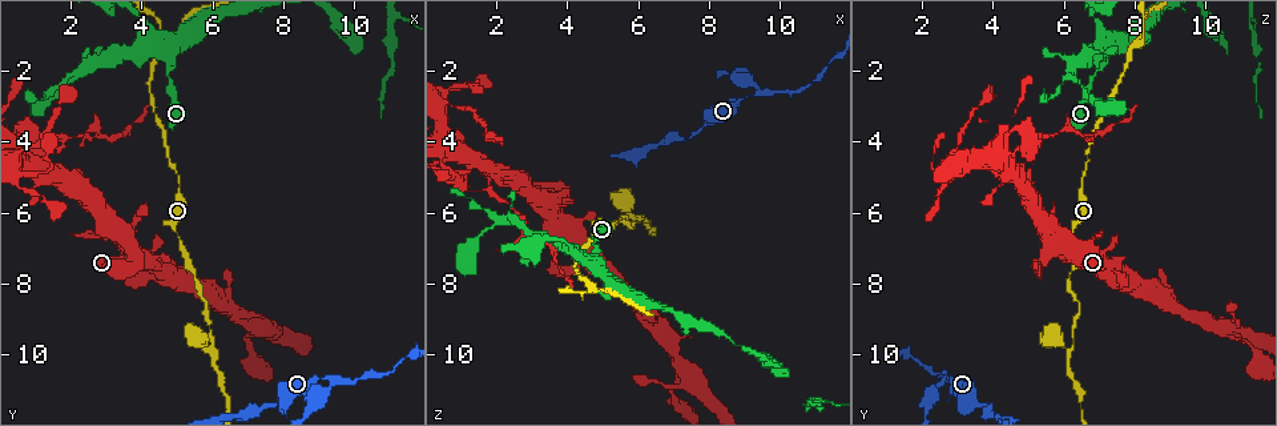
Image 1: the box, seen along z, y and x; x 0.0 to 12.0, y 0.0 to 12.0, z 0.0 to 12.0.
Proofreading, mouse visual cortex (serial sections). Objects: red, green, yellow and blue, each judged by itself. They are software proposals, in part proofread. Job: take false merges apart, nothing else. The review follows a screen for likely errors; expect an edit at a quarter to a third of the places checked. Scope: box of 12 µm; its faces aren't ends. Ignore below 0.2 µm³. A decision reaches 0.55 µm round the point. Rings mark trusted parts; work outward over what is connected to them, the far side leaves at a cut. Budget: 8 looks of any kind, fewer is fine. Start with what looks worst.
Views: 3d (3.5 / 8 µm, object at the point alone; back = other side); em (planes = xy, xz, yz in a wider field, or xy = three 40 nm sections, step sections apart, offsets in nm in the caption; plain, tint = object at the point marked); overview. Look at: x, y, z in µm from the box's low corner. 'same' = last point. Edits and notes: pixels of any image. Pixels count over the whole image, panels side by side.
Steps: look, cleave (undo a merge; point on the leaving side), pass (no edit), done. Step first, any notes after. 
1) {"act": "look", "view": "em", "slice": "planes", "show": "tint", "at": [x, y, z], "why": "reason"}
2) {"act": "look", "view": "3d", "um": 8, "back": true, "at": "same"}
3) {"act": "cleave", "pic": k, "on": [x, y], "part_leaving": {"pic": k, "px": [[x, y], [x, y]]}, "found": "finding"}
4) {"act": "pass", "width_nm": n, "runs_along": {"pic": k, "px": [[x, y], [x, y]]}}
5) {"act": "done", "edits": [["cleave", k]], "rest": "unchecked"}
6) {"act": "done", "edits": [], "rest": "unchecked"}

{"act": "look", "view": "3d", "um": 8, "back": true, "at": [9.4, 10.6, 2.6]}

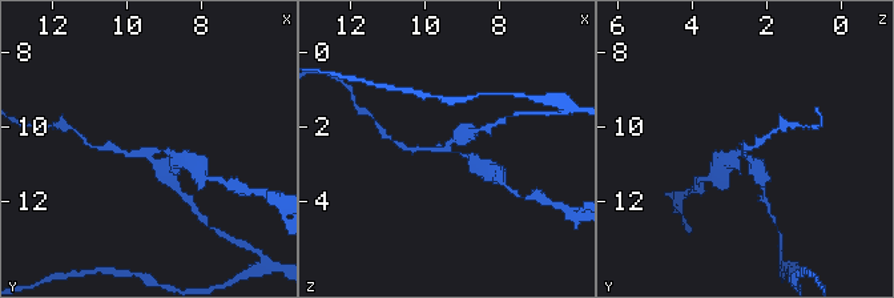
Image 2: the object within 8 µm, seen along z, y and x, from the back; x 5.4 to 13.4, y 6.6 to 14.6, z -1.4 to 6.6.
{"act": "look", "view": "em", "slice": "xy", "step": 3, "show": "tint", "at": [9.4, 10.7, 2.7], "arms": 3, "arm_widths_nm": [150, 300, 450], "why": "now the EM"}

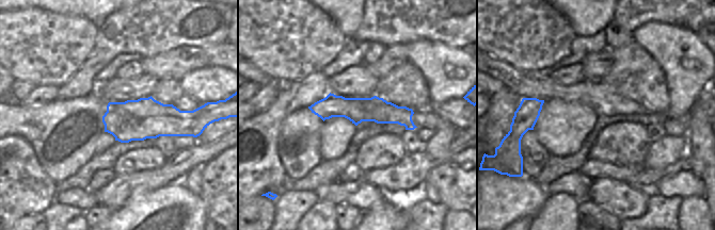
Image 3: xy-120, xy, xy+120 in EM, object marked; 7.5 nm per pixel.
{"act": "cleave", "pic": 2, "on": [762, 176], "part_leaving": {"pic": 2, "px": [[749, 158], [761, 177], [762, 200]]}, "found": "a second cell is stuck on"}

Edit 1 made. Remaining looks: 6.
{"act": "look", "view": "3d", "um": 3.5, "at": [6.0, 9.6, 6.2], "why": "sharp bend"}

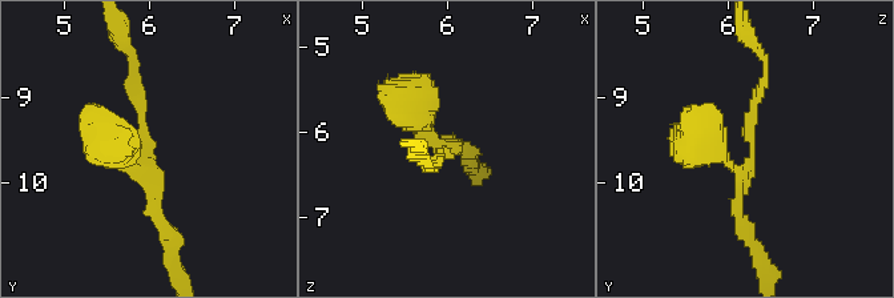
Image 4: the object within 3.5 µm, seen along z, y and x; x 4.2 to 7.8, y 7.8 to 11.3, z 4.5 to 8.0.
{"act": "look", "view": "em", "slice": "xy", "step": 1, "show": "tint", "at": [5.95, 9.65, 6.25], "why": "shape alone is not enough"}

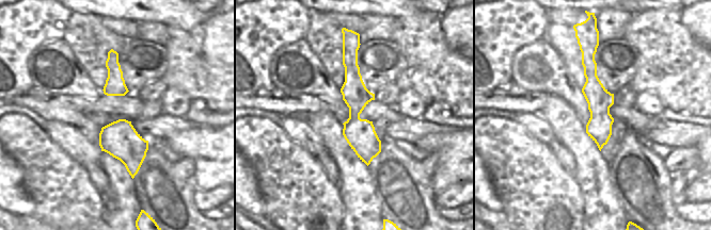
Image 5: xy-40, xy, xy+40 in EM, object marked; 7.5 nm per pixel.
{"act": "pass", "runs_along": {"pic": 5, "px": [[346, 43], [367, 161]]}, "found": "continuous, no second cell"}

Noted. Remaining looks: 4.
{"act": "look", "view": "3d", "um": 3.5, "at": [4.8, 1.3, 8.2]}

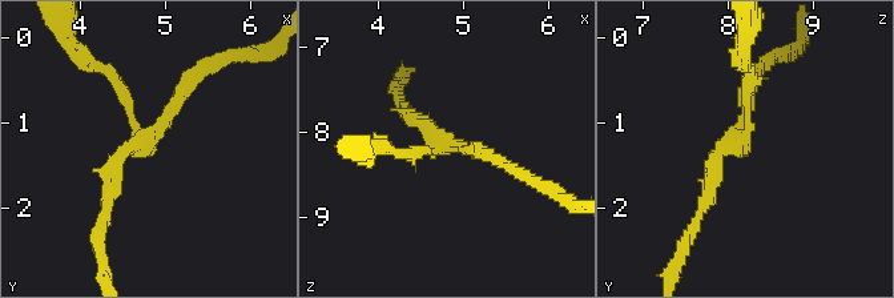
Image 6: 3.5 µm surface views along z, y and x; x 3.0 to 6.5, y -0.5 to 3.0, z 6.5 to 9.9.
{"act": "look", "view": "em", "slice": "xy", "step": 5, "show": "tint", "at": [4.70, 1.25, 8.15], "arms": 3, "arm_widths_nm": [150, 200, 200]}

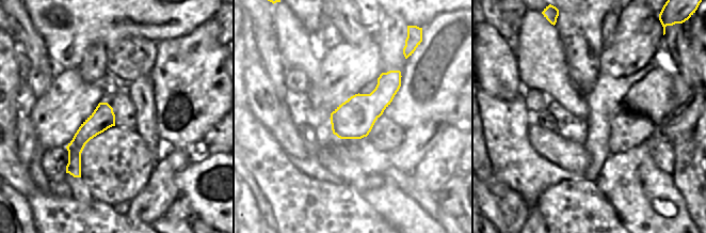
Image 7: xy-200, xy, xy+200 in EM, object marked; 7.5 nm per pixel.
{"act": "pass", "runs_along": {"pic": 6, "px": [[105, 204], [113, 162], [150, 139], [196, 72]]}, "found": "all the same cell"}

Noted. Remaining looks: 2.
{"act": "done", "edits": [["cleave", 2]], "rest": "unchecked"}

